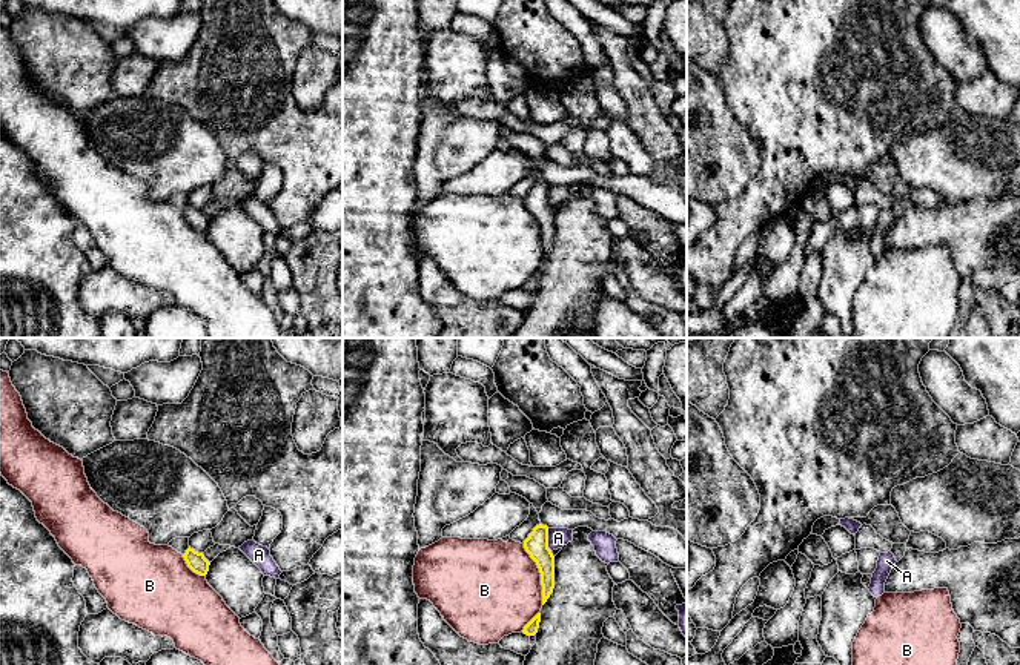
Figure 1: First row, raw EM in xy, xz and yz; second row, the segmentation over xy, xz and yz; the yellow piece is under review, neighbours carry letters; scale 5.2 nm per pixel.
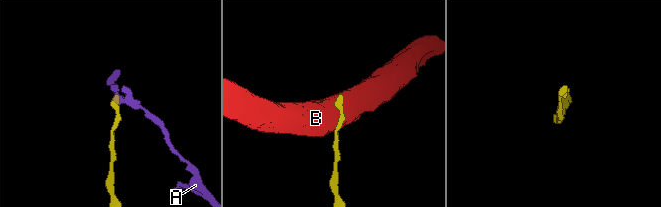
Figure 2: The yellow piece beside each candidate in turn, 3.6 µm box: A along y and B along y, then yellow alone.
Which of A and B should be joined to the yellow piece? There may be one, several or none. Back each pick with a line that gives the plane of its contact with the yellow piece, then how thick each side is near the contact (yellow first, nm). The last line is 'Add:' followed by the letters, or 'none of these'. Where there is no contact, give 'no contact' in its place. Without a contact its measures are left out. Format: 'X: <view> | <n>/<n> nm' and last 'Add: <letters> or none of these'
Add: none of these

